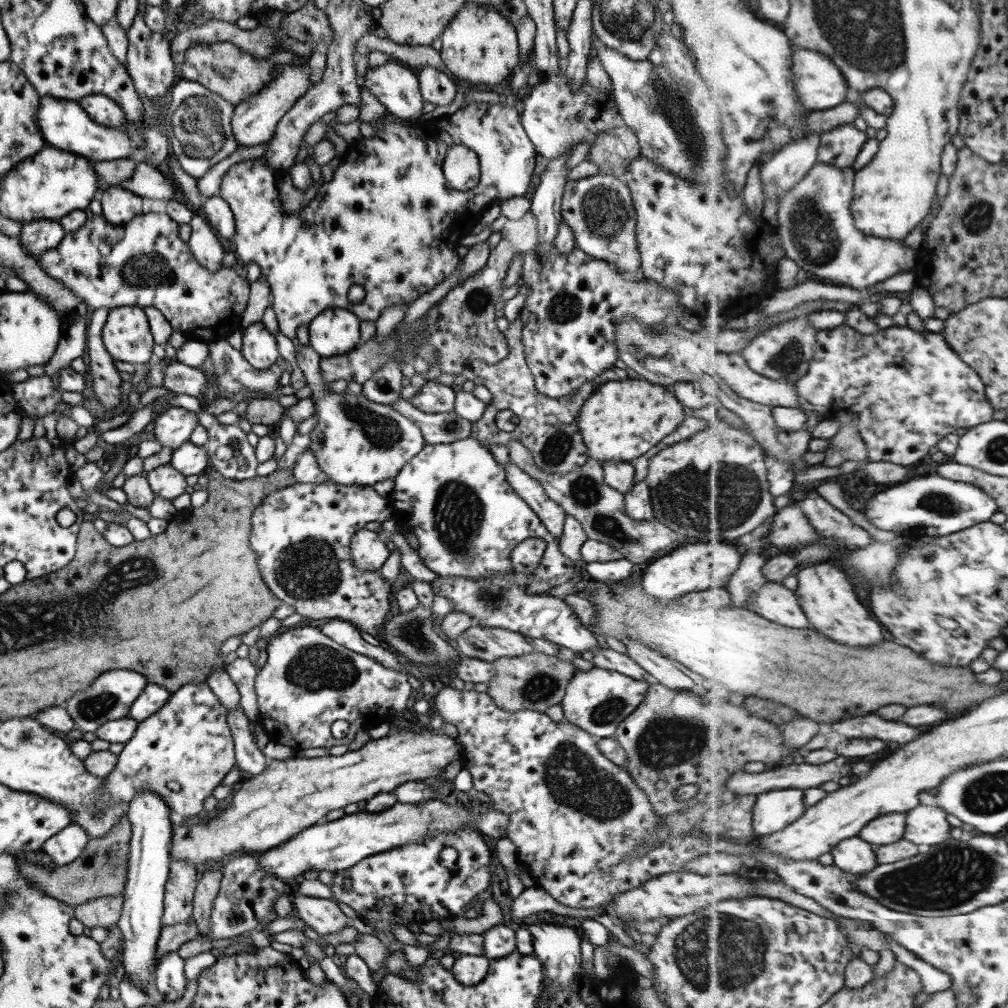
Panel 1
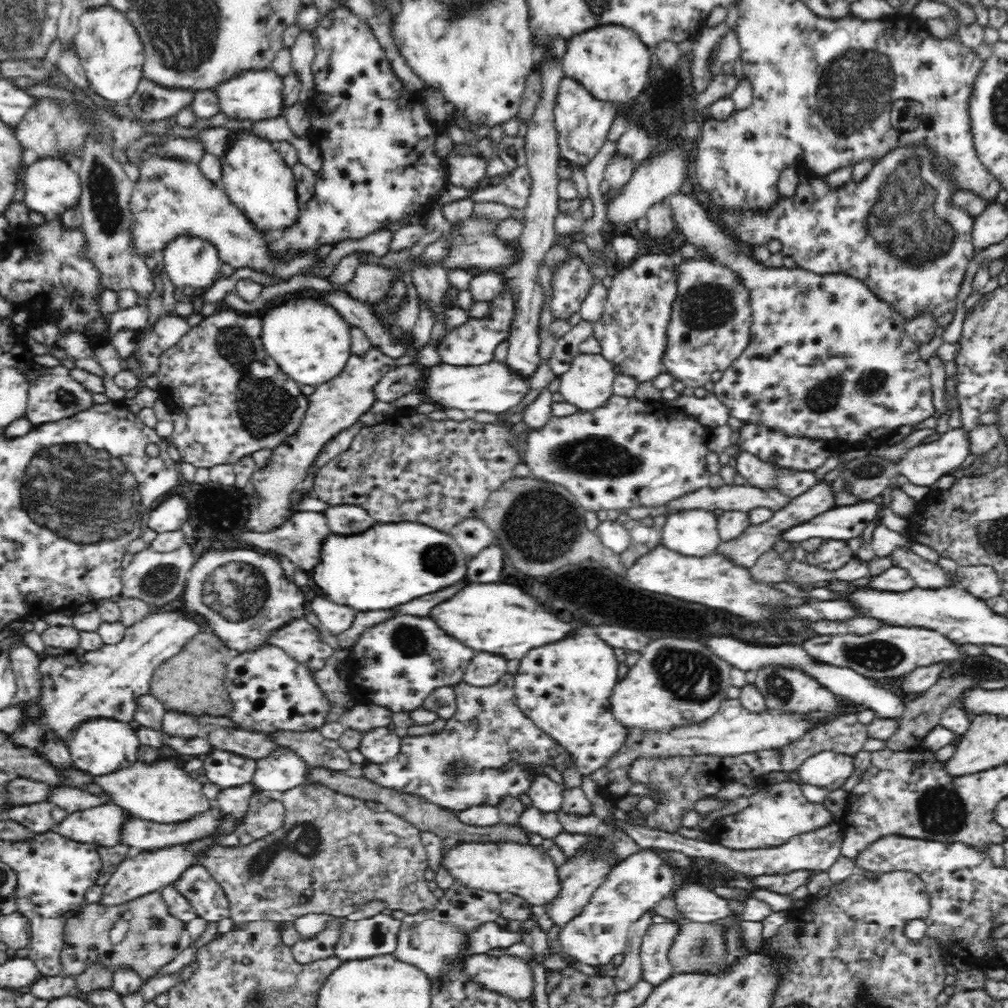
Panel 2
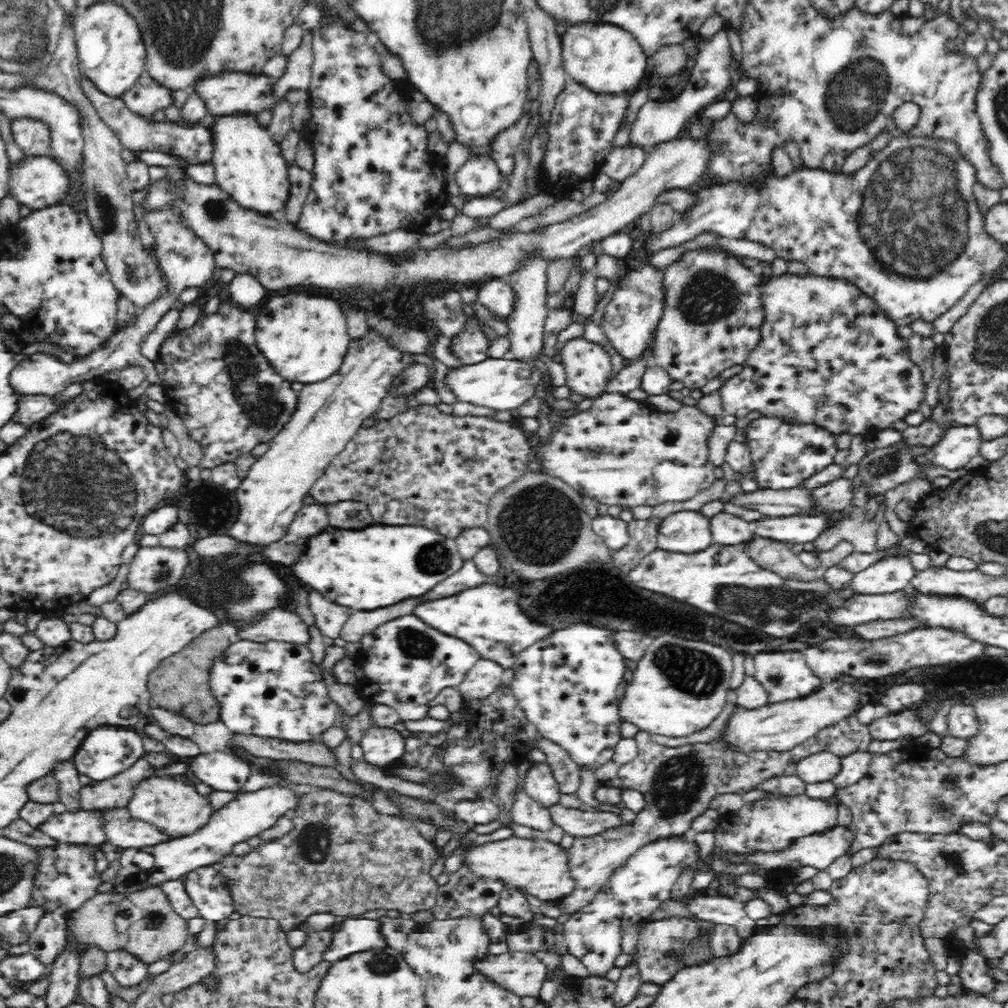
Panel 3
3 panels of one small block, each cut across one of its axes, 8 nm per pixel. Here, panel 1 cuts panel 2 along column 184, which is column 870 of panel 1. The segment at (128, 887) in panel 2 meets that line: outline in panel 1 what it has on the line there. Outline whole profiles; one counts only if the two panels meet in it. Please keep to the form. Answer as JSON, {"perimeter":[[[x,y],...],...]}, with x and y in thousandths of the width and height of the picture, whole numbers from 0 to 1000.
{"perimeter":[[[853,829],[835,833],[824,846],[827,857],[846,869],[860,867],[872,858],[869,839]]]}

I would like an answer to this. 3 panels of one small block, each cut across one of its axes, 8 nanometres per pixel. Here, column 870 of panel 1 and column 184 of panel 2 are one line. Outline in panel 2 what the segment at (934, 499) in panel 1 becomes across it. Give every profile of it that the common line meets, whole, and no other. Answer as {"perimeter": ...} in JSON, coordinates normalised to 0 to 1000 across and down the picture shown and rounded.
{"perimeter":[[[172,491],[147,510],[145,525],[155,529],[179,526],[184,518],[188,518],[188,513],[187,502],[181,492]]]}

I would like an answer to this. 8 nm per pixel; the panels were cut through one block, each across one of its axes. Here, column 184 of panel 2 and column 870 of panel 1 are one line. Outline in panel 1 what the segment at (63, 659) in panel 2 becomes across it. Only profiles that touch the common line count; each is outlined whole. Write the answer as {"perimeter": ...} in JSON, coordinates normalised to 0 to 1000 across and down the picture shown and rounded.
{"perimeter":[[[811,560],[813,563],[797,563],[789,572],[792,582],[790,594],[806,617],[807,624],[818,628],[823,634],[844,641],[864,641],[878,635],[878,623],[874,623],[869,610],[860,605],[848,589],[848,583],[842,575],[842,569],[828,560]]]}

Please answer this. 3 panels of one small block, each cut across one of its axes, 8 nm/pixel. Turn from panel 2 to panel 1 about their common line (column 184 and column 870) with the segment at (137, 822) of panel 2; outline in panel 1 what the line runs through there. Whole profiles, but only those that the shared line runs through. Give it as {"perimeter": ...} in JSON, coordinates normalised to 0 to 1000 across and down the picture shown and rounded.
{"perimeter":[[[887,806],[865,813],[853,830],[867,839],[886,837],[897,831],[901,821],[901,806]]]}

